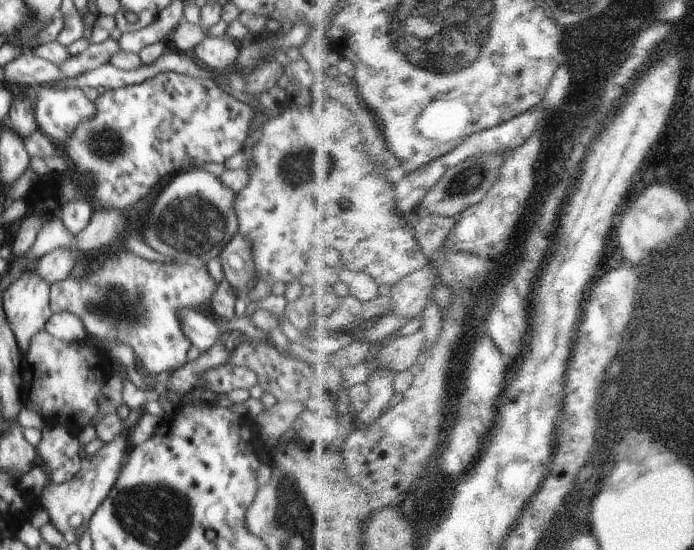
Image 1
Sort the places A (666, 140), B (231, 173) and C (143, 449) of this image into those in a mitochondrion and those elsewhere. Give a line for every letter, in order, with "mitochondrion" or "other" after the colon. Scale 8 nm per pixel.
A: other
B: other
C: other

